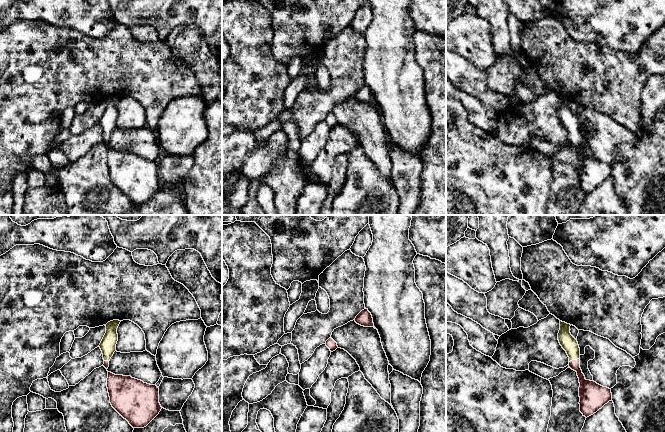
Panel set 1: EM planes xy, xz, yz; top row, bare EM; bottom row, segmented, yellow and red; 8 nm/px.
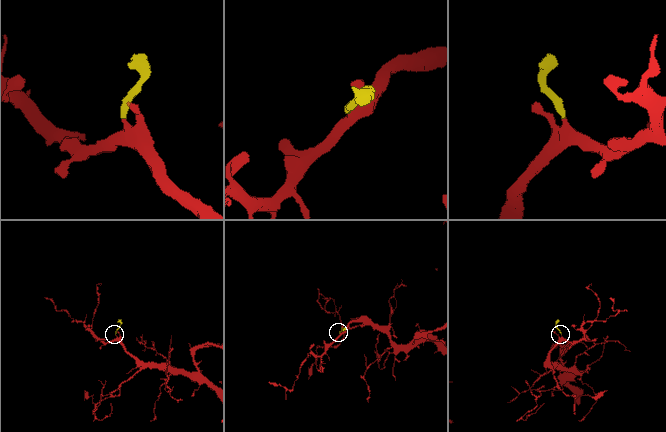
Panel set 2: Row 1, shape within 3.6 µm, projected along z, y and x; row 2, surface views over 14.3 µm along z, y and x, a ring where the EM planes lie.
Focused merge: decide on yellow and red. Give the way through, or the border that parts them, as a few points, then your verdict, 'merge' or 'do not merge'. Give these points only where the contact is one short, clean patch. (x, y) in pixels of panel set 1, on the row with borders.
across yz (567, 341), (572, 348), (574, 359), (574, 364), (587, 387) | merge

